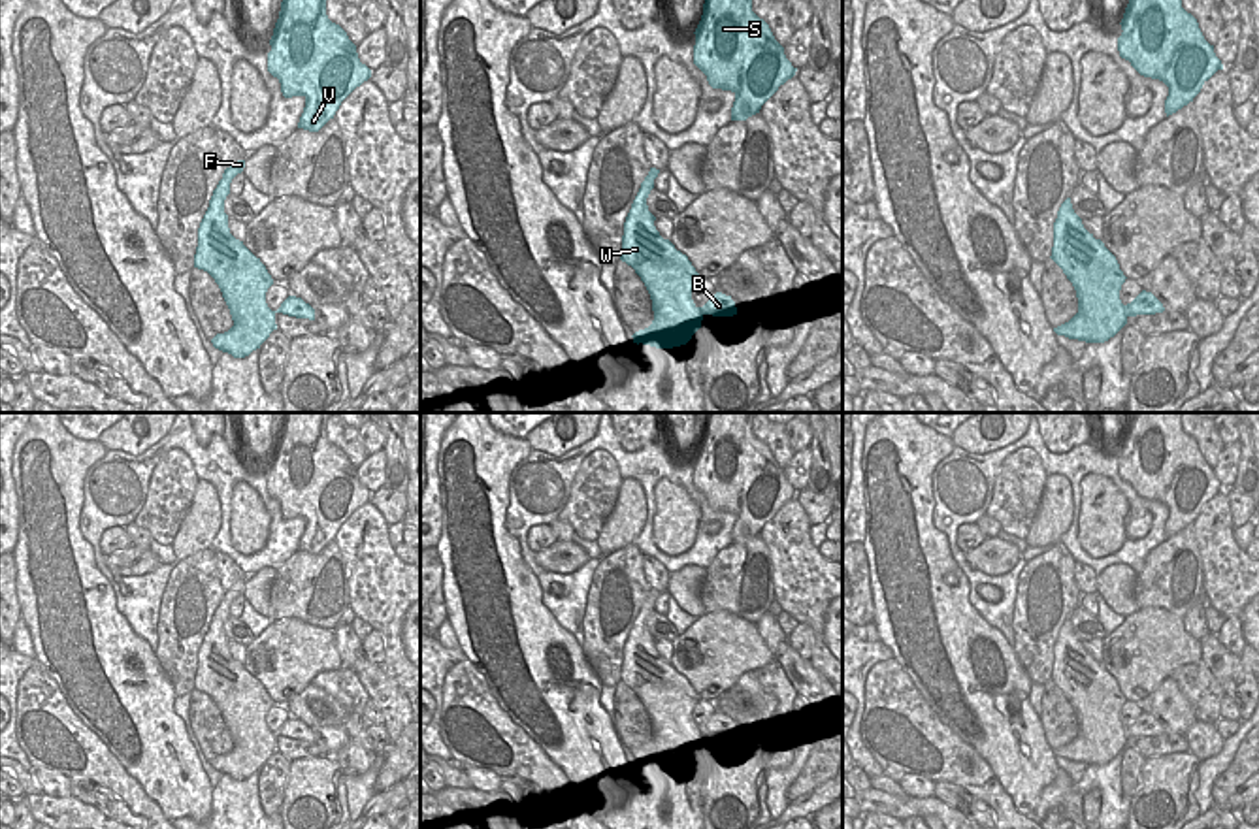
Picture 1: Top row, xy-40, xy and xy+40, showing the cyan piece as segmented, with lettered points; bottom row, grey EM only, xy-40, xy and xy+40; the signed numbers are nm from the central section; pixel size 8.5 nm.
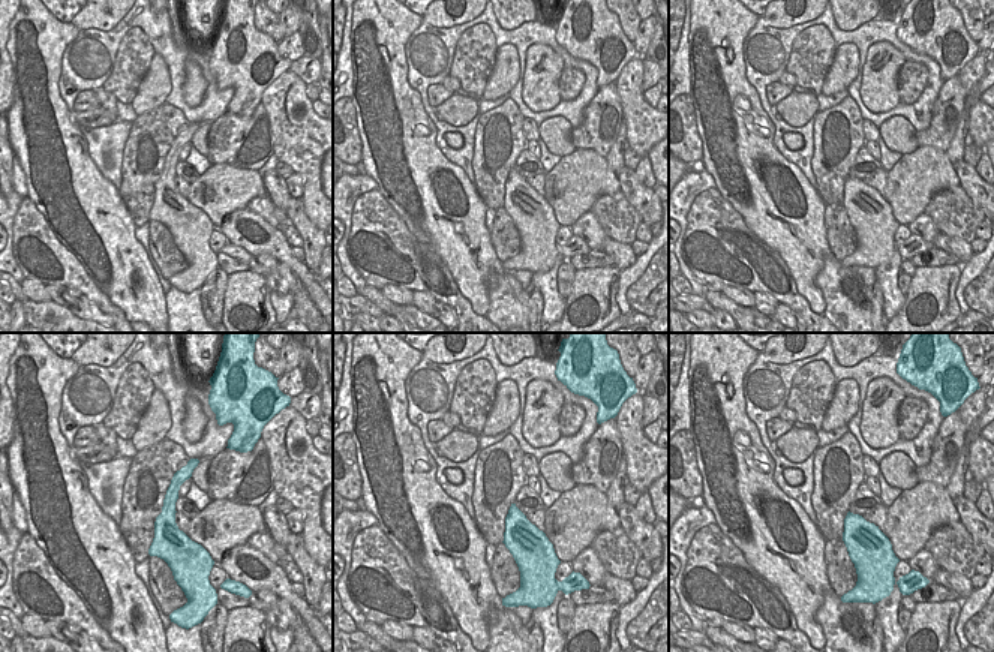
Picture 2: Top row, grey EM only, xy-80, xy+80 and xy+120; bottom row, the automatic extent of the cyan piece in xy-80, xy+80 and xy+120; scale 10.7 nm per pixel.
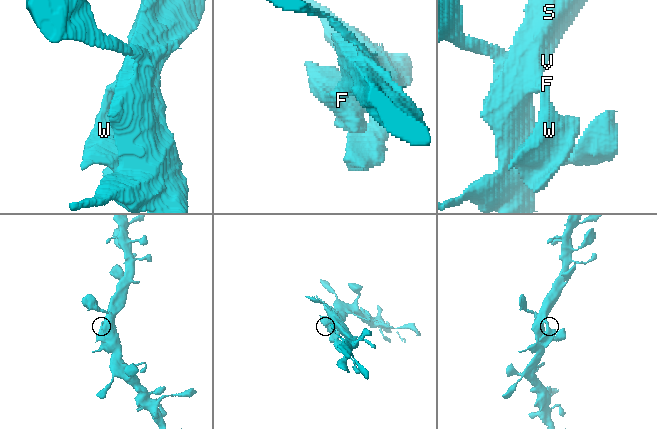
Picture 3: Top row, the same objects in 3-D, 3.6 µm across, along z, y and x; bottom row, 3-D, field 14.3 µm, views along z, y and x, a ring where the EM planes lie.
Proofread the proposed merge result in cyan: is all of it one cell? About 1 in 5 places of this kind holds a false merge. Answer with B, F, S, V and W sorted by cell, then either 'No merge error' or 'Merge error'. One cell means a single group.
Groups: B F S V W. No merge error.

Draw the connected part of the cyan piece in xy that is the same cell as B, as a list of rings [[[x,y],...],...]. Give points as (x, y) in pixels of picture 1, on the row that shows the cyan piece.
[[[650,168],[631,203],[624,222],[620,260],[641,277],[654,311],[652,324],[631,335],[633,343],[673,349],[692,339],[705,315],[733,317],[737,307],[731,296],[722,292],[716,292],[703,307],[694,303],[692,290],[701,275],[686,254],[660,236],[654,226],[656,217],[646,205],[658,173],[660,170]]]

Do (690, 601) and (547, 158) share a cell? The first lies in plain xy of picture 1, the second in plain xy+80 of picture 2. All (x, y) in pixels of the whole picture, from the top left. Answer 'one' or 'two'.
two

